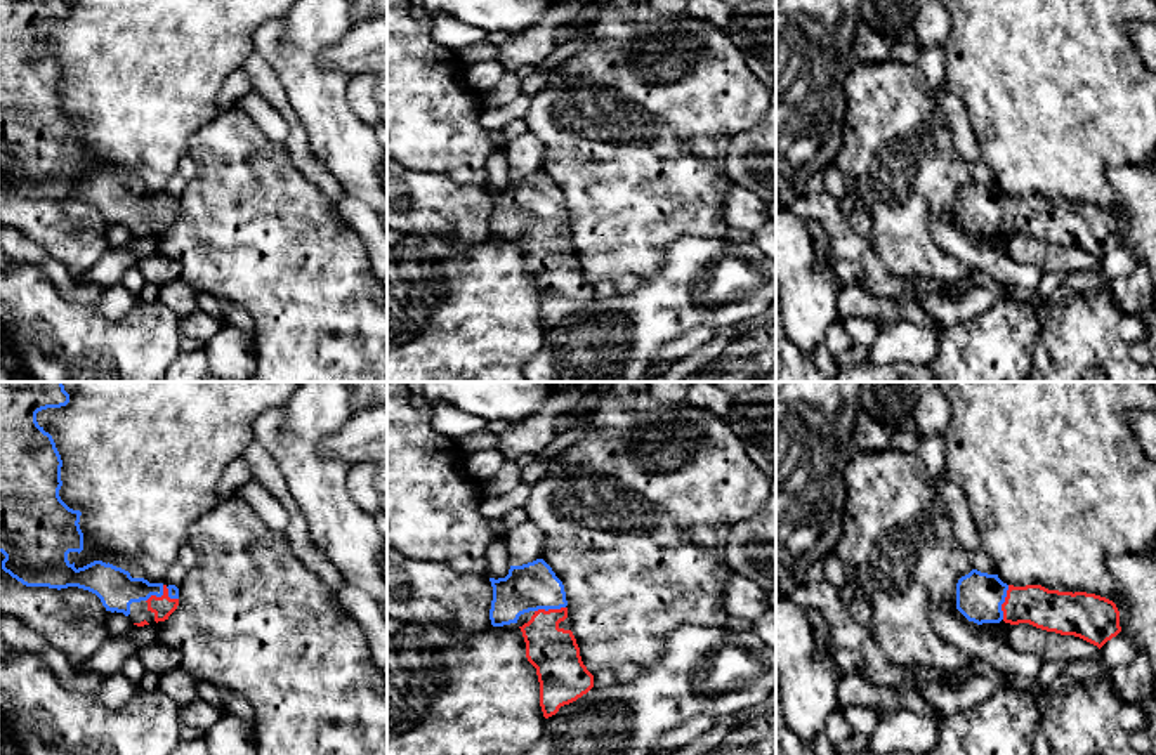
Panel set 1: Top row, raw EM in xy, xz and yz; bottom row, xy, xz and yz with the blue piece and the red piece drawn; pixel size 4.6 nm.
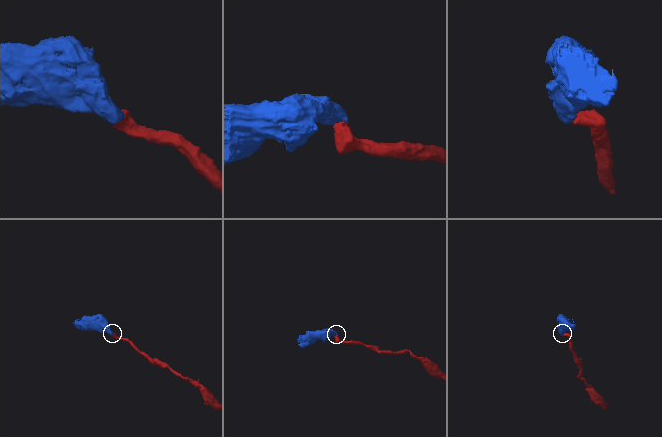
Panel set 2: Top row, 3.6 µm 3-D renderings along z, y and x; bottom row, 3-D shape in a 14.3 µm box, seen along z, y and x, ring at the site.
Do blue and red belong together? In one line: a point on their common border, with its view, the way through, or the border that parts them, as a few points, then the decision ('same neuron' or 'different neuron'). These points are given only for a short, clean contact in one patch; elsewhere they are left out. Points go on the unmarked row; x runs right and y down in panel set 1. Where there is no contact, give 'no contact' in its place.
xy (162, 202) | across xy (115, 198), (162, 202), (164, 217) | same neuron

